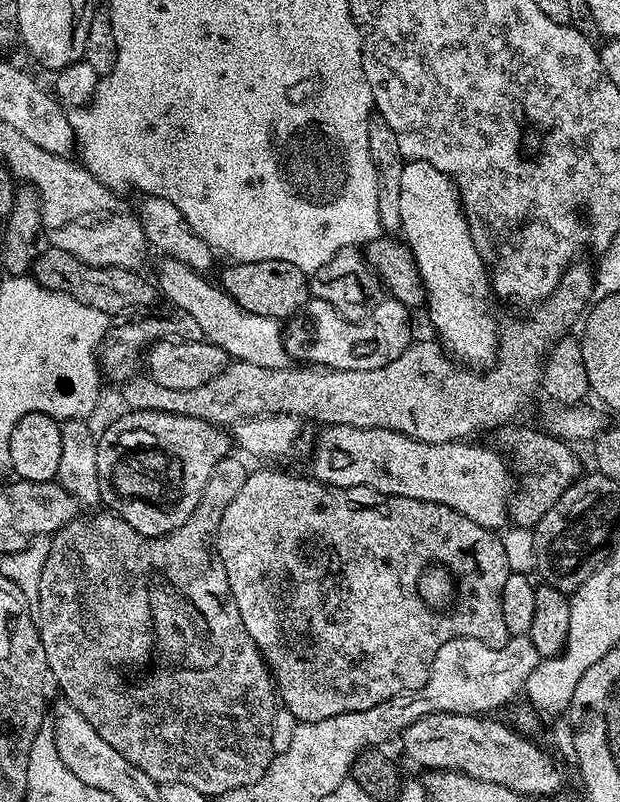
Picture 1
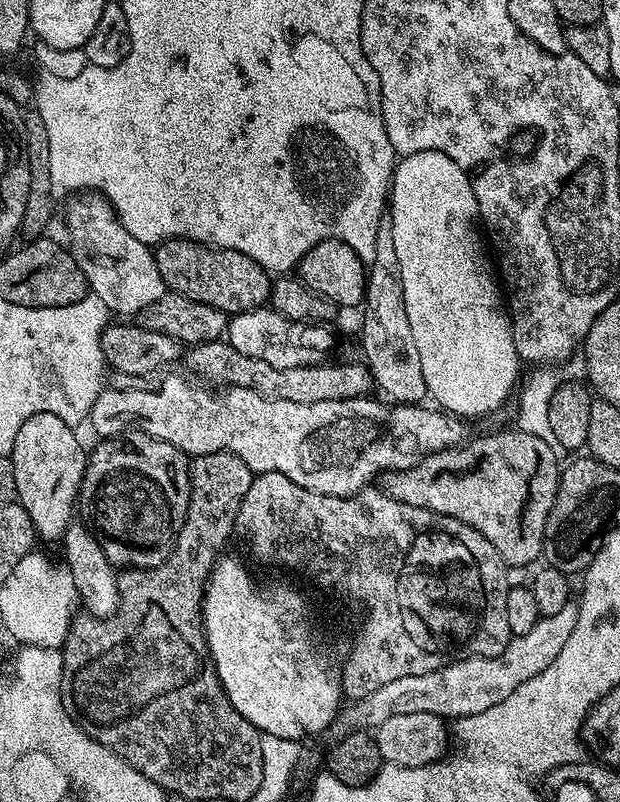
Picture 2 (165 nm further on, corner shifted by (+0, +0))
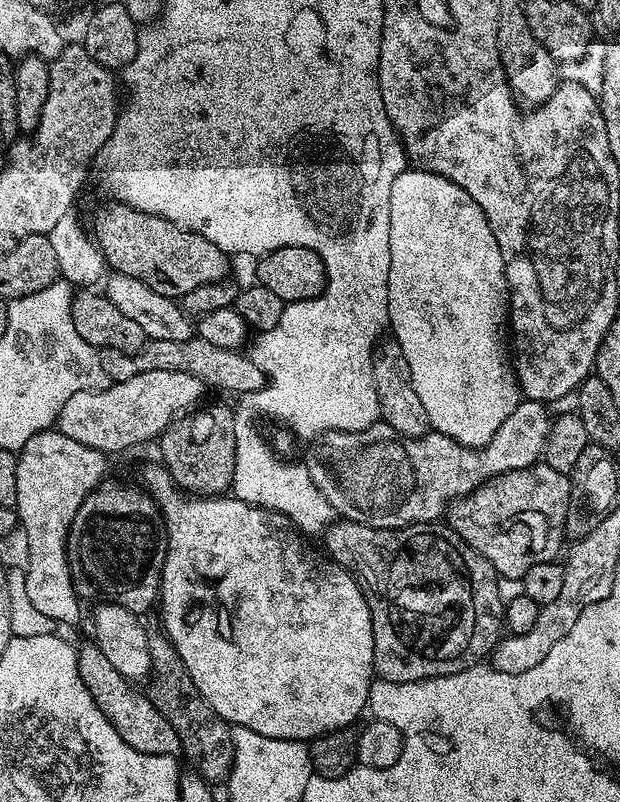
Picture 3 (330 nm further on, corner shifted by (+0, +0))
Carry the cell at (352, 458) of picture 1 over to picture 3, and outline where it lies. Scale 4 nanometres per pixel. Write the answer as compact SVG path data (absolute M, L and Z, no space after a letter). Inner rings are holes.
M537 462L530 468L494 476L470 494L453 500L446 524L494 566L497 577L520 582L530 566L559 557L560 543L566 540L564 523L571 489L572 481L565 473Z

